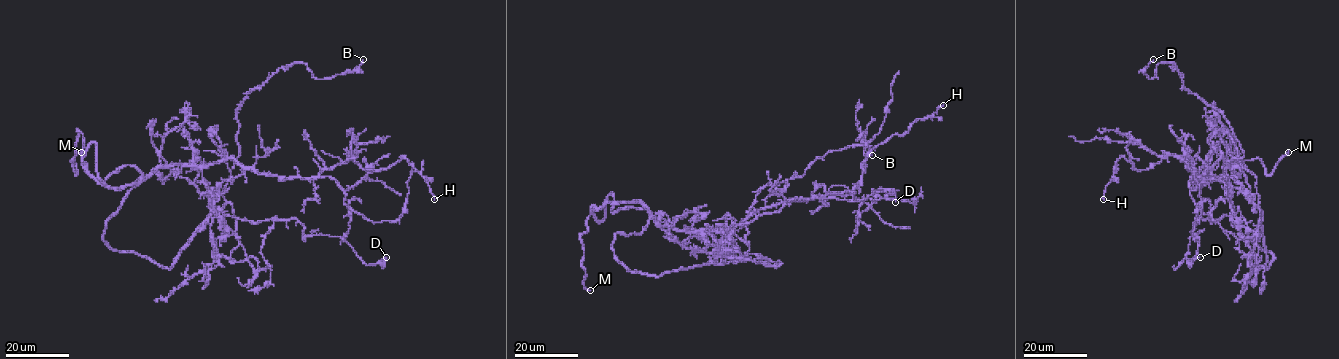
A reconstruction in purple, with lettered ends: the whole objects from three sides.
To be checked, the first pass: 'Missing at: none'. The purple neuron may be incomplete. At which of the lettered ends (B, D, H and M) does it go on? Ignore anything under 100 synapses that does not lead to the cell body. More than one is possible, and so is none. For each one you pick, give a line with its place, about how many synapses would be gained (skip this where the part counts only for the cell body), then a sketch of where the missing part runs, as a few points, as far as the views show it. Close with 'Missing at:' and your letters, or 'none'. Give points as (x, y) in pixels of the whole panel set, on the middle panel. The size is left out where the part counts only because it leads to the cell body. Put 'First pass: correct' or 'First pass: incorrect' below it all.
M: at (590, 290); missing branch runs (590, 290), (636, 303), (643, 311)
Missing at: M
First pass: incorrect

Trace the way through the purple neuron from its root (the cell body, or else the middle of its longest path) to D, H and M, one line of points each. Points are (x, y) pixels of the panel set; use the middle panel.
D: (720, 229), (711, 229), (728, 236), (787, 199), (812, 195), (855, 202), (890, 190), (895, 202)
H: (720, 229), (780, 203), (849, 194), (874, 147), (943, 105)
M: (720, 229), (679, 231), (660, 225), (640, 202), (592, 206), (588, 229), (580, 236), (583, 285), (590, 290)

